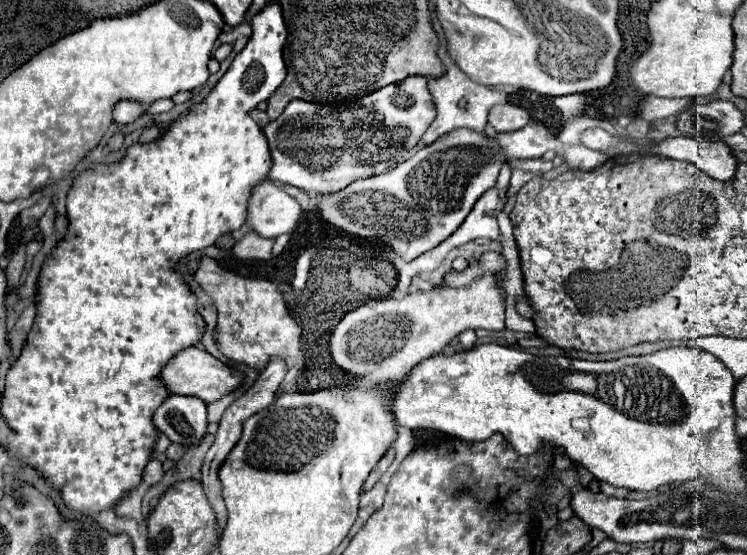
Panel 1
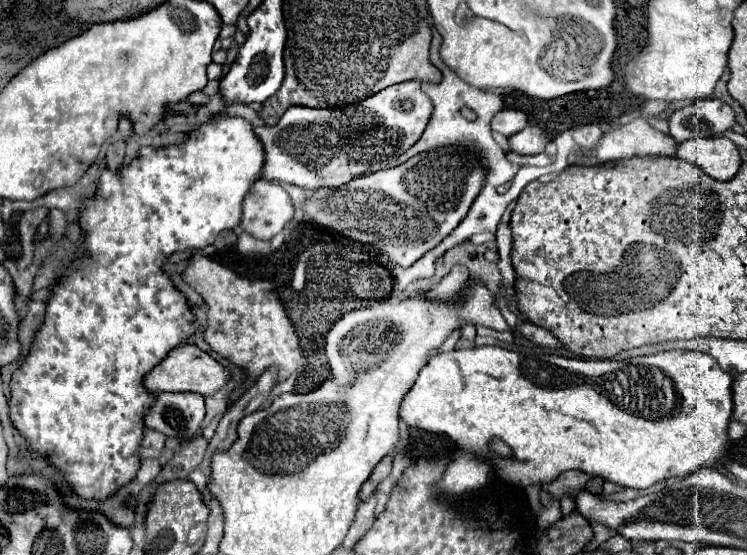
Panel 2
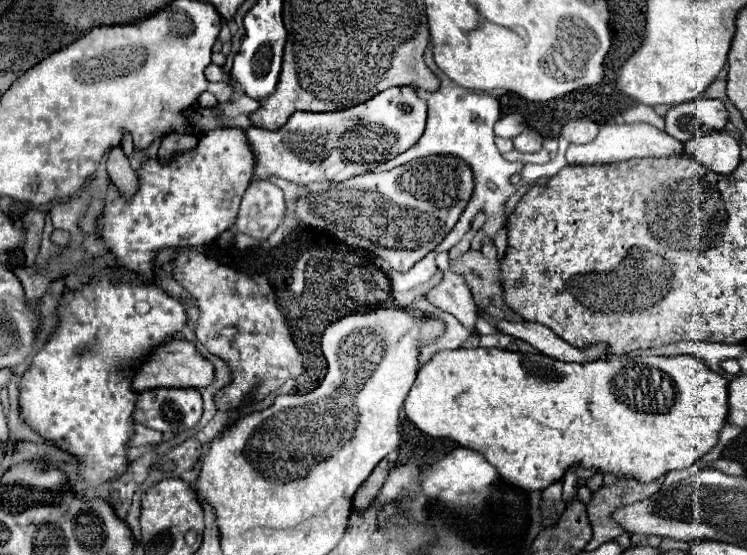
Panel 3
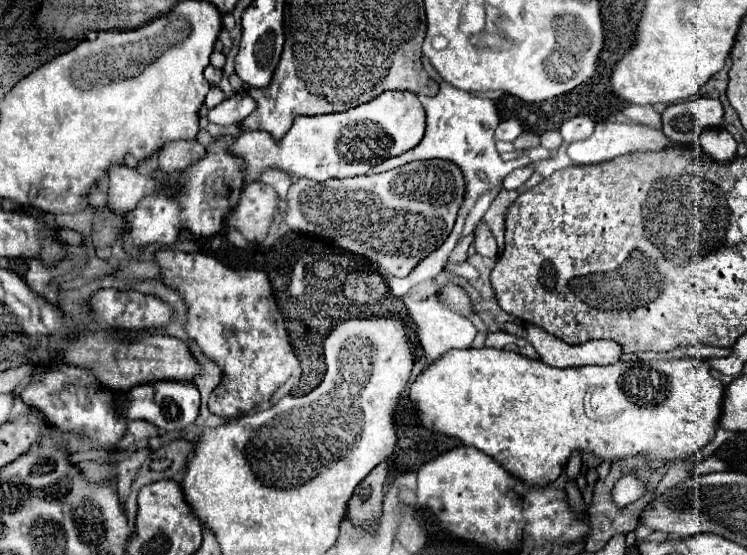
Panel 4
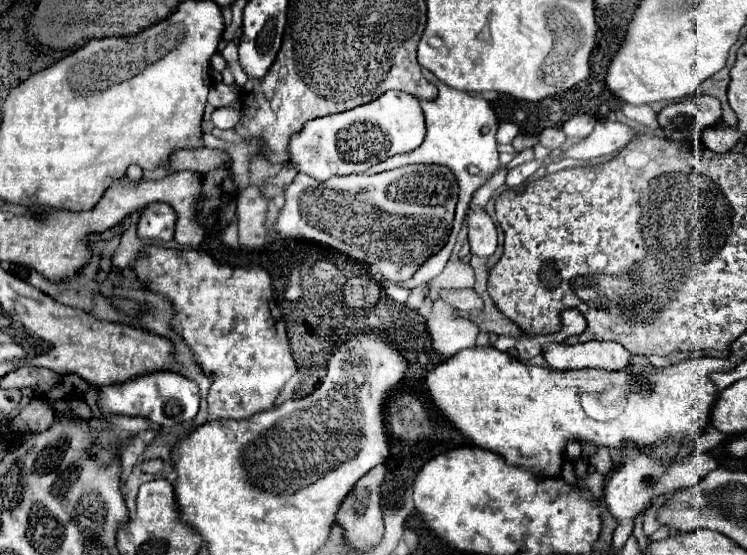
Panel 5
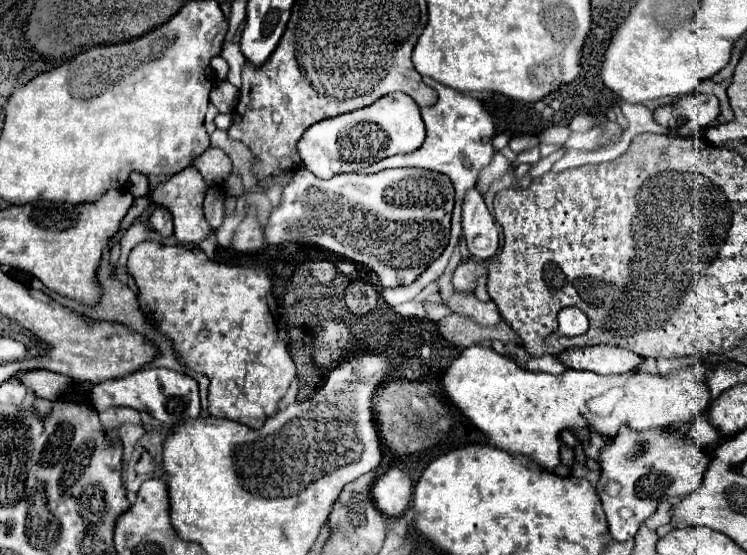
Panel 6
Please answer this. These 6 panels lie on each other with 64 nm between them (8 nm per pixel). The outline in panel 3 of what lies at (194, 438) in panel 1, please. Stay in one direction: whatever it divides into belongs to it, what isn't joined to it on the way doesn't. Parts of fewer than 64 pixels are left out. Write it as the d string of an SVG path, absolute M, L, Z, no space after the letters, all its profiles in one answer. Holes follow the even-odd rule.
M152 388L138 392L132 418L158 432L184 432L202 416L202 396L194 388Z

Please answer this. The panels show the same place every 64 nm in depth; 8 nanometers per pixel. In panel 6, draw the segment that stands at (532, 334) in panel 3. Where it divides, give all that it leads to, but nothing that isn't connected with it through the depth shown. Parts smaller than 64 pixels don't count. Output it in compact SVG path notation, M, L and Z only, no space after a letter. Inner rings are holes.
M596 346L596 348L578 348L578 350L574 348L568 354L560 354L558 360L568 368L590 370L602 376L634 372L644 362L642 356L616 346Z

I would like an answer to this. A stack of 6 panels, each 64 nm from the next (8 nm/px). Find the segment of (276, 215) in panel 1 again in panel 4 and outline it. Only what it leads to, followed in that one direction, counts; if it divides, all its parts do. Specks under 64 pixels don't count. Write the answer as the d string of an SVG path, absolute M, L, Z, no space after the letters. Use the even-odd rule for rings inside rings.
M262 182L246 184L238 206L232 210L230 224L240 230L248 242L264 242L272 216L278 210L278 194Z

